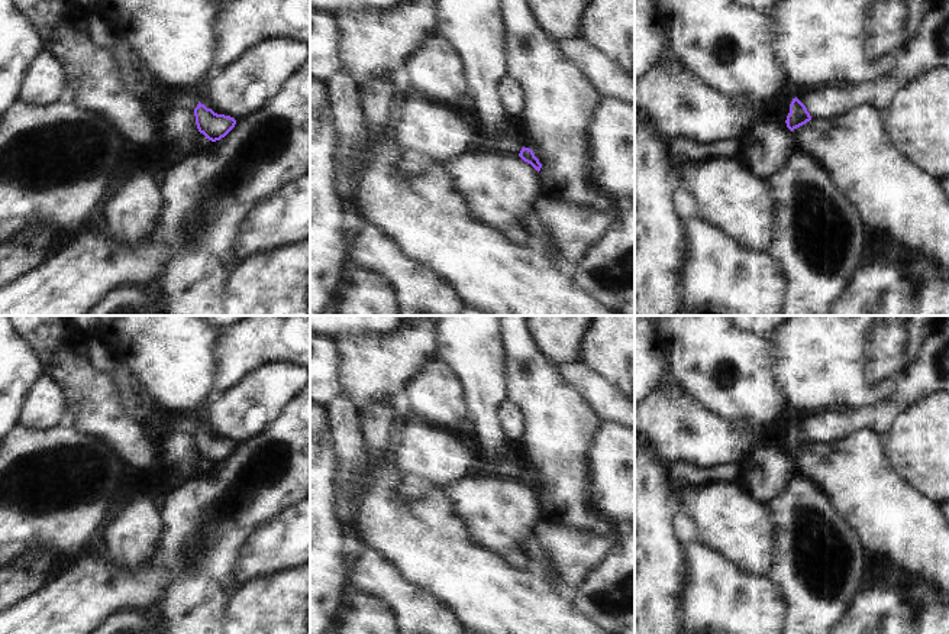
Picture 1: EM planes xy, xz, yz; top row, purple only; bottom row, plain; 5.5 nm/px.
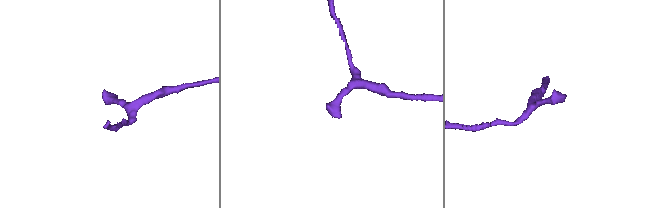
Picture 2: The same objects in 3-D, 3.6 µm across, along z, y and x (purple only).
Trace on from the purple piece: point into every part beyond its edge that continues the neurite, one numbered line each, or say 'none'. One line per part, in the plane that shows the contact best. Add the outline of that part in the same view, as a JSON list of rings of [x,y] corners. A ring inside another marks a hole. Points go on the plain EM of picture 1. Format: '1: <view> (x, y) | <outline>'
none

